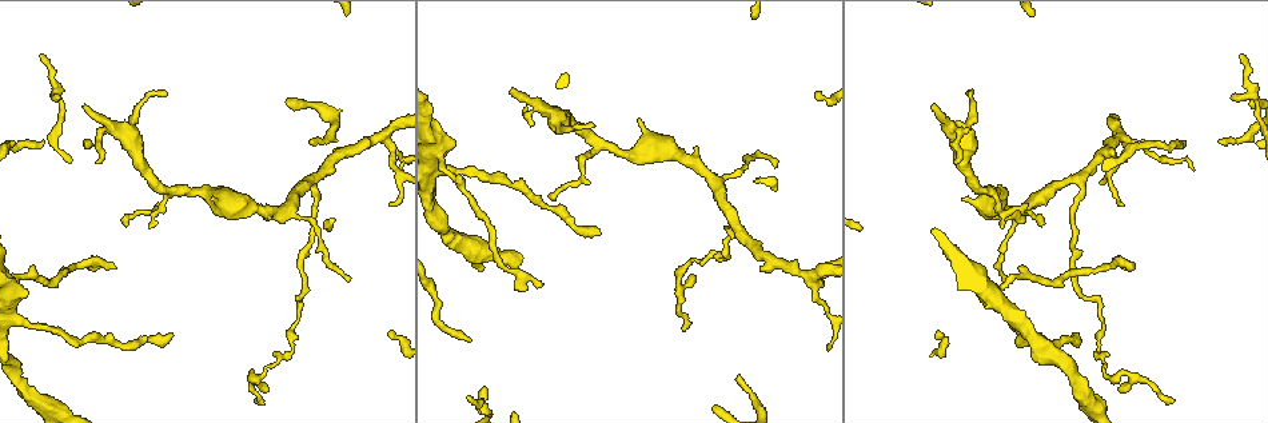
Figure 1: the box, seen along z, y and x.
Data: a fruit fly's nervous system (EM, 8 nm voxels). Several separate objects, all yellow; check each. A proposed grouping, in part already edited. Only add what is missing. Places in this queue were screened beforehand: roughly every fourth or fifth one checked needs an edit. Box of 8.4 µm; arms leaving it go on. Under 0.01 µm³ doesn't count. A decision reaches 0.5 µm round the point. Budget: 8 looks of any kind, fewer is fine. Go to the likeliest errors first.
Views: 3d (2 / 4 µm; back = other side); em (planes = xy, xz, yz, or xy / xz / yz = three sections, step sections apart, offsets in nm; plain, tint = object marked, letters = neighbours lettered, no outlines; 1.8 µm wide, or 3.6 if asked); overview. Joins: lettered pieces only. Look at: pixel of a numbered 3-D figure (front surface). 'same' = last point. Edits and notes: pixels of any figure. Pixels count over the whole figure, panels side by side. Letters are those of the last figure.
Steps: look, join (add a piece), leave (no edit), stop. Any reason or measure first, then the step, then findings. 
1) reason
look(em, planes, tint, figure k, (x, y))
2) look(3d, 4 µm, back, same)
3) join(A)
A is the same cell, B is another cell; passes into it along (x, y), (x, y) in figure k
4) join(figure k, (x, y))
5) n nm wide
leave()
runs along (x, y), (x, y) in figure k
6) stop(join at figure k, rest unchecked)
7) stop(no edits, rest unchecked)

tapers out
look(em, xy, step 4, tint, figure 1, (601, 234))

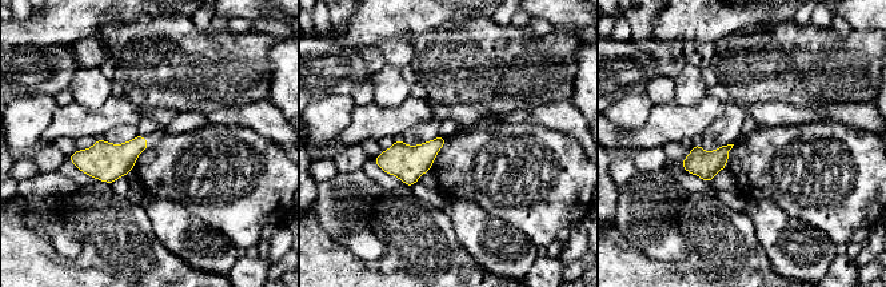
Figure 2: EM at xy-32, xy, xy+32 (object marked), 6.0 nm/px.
another direction
look(em, planes, letters, same)

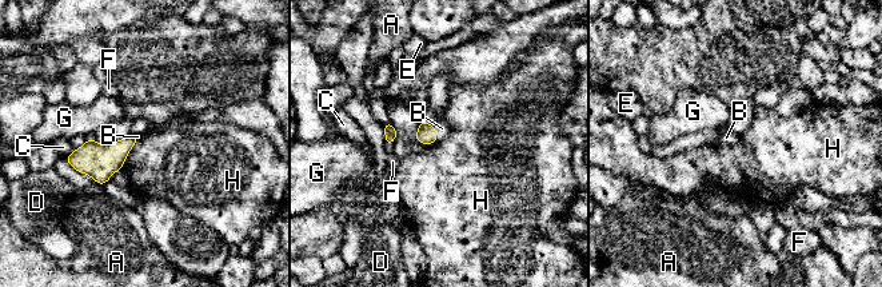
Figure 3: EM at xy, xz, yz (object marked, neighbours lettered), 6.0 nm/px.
join(B)
B is the same cell, A, C, D, E, F, G and H are other cells; passes into it along (427, 135), (435, 132), (442, 128) in figure 3; it goes on there

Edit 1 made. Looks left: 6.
redraw
look(overview)

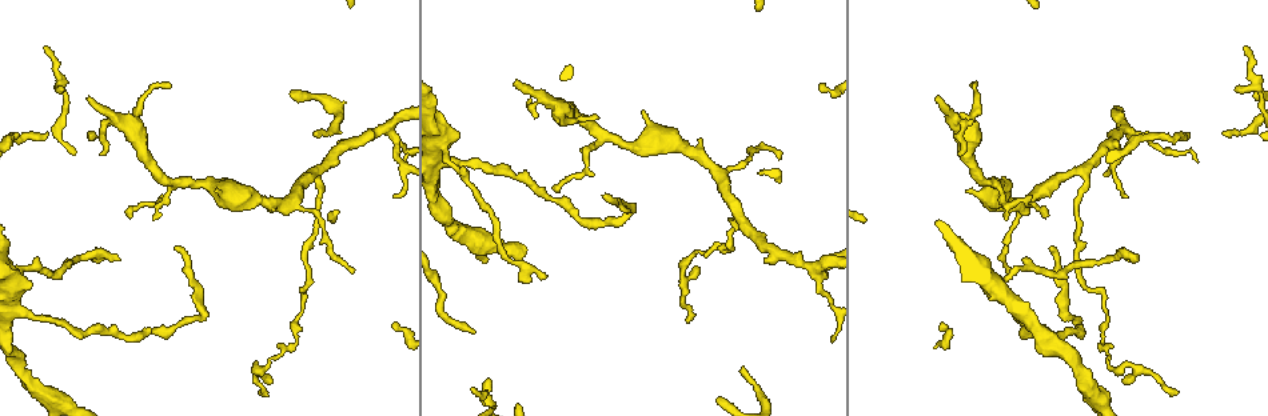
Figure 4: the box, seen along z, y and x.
long arm stops here
look(em, xz, step 16, letters, figure 4, (1221, 134))

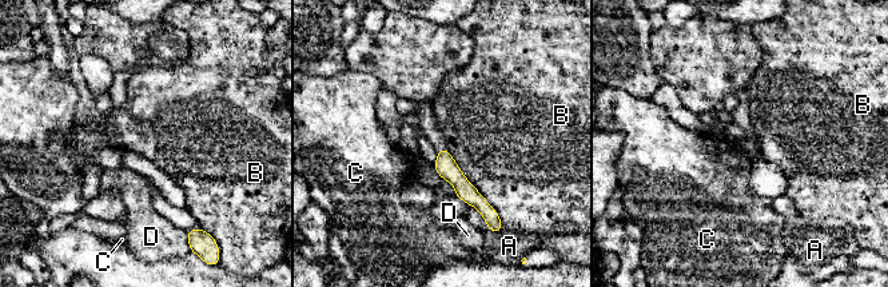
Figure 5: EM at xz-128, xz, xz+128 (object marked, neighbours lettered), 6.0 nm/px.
130 nm wide
leave()
A, B, C and D are other cells; runs along (441, 154), (445, 166), (488, 211) in figure 5; none of them fits

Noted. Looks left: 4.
free end
look(em, yz, step 4, tint, figure 4, (89, 100))

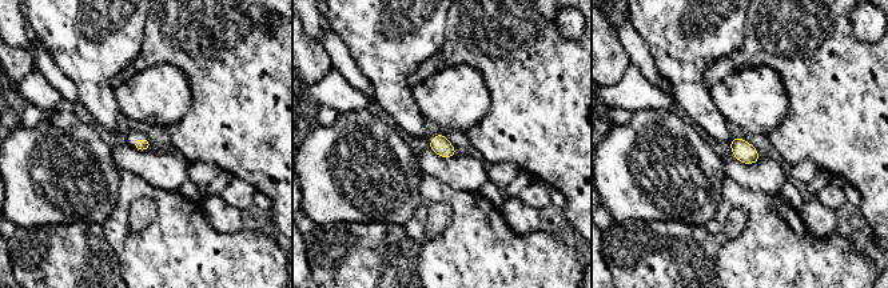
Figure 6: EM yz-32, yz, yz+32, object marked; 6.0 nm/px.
another direction
look(em, planes, letters, same)

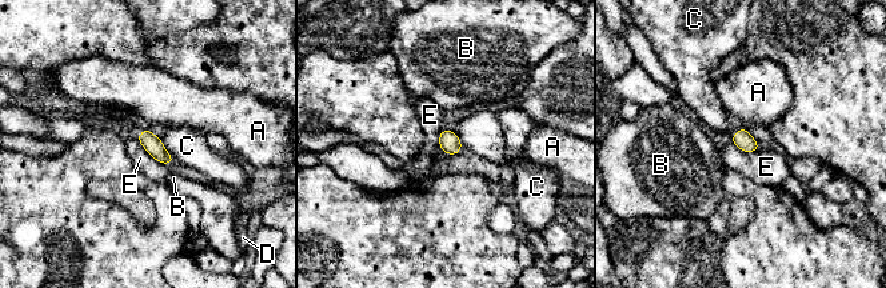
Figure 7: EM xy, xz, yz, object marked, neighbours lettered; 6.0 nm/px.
leave()
A, B, C, D and E are other cells; border along (135, 138), (164, 166) in figure 7; none of them fits

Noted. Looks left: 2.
stop(join at figure 3, rest unchecked)

